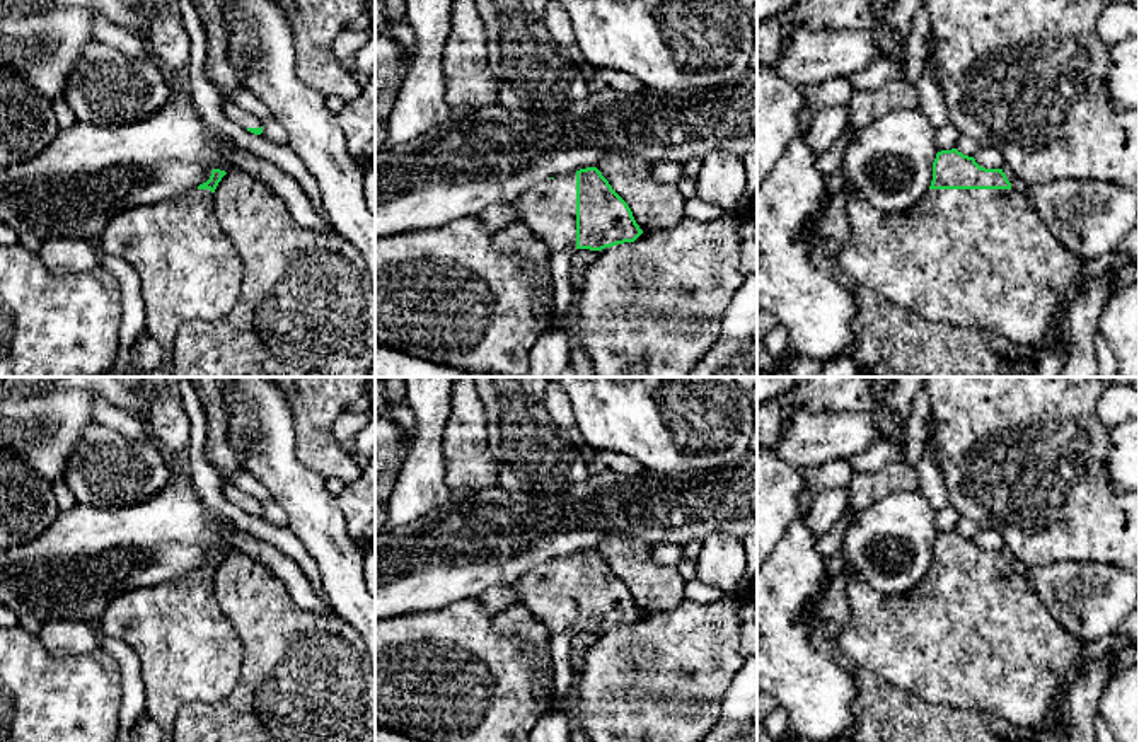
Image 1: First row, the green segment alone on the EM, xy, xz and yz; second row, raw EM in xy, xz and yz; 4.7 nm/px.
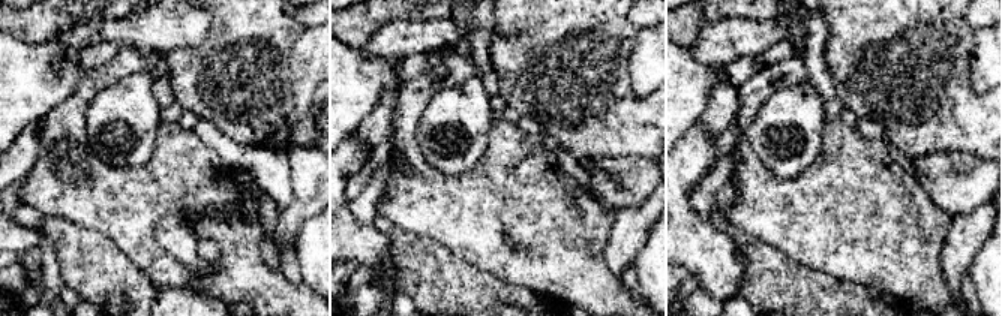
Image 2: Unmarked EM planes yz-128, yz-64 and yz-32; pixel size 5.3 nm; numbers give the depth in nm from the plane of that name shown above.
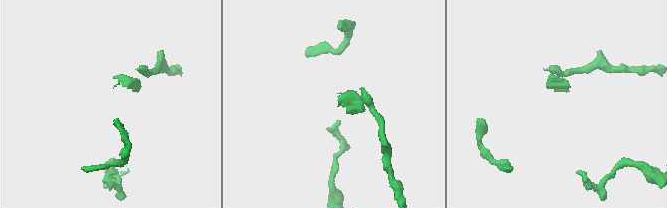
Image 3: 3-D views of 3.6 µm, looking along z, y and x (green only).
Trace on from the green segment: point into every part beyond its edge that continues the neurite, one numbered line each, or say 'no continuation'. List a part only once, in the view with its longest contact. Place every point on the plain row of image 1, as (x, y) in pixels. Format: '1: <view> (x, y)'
1: yz (982, 642)

